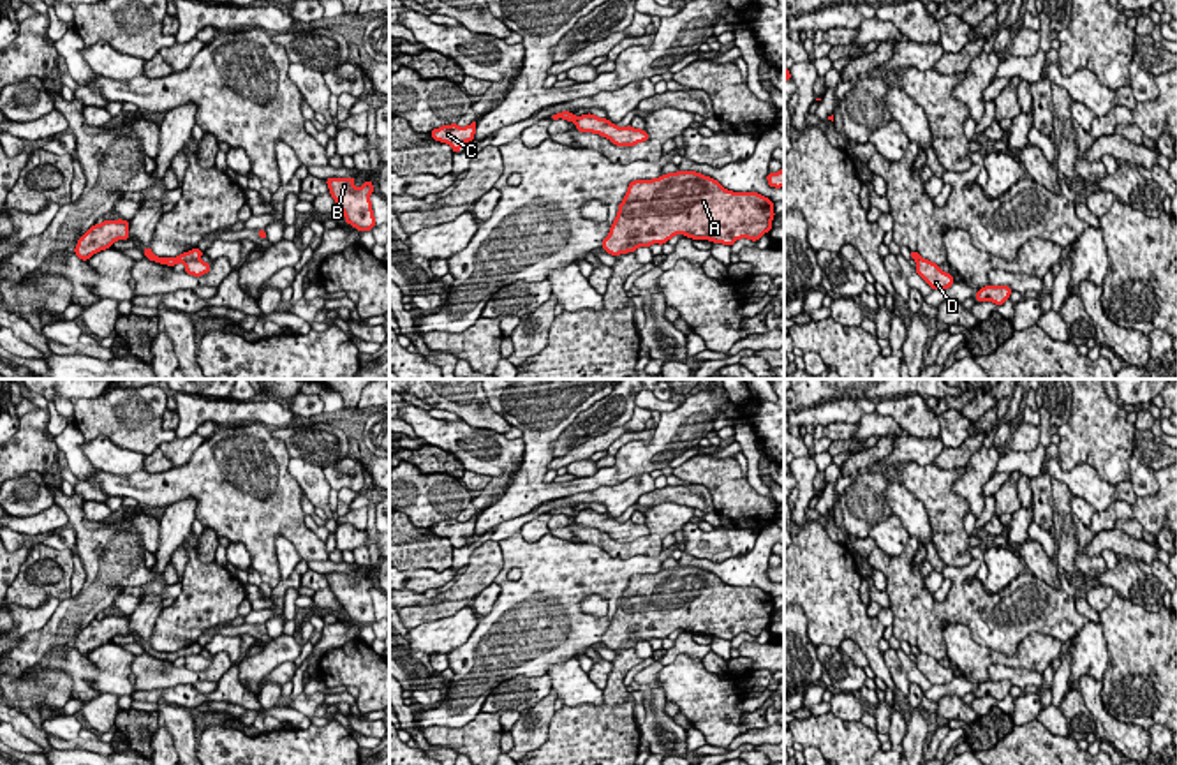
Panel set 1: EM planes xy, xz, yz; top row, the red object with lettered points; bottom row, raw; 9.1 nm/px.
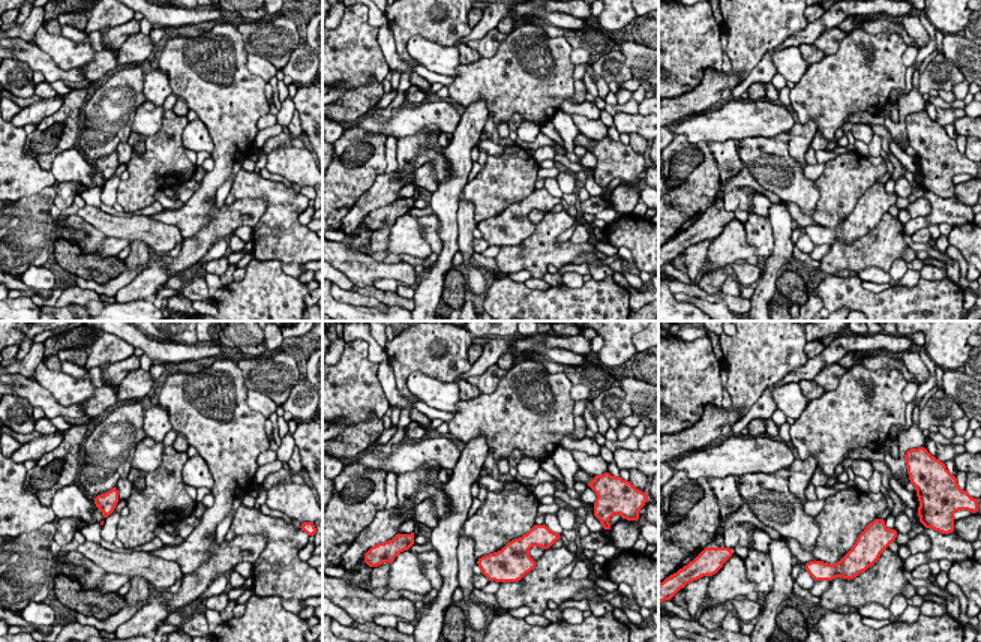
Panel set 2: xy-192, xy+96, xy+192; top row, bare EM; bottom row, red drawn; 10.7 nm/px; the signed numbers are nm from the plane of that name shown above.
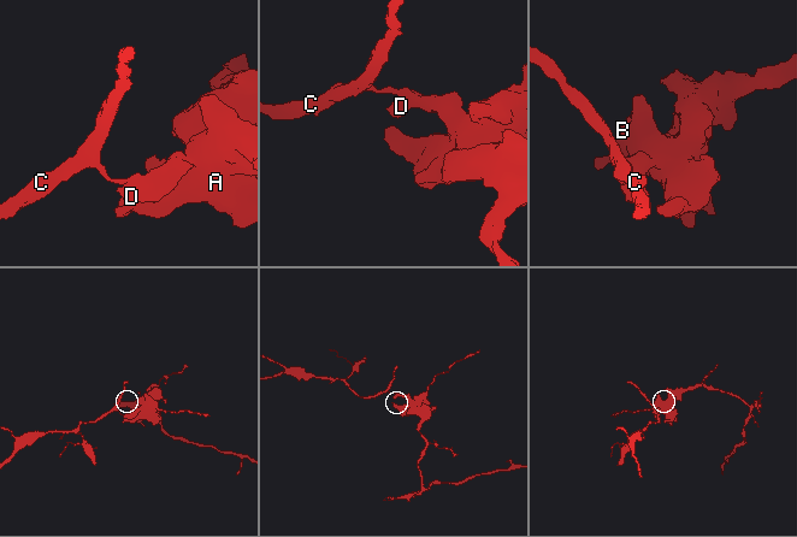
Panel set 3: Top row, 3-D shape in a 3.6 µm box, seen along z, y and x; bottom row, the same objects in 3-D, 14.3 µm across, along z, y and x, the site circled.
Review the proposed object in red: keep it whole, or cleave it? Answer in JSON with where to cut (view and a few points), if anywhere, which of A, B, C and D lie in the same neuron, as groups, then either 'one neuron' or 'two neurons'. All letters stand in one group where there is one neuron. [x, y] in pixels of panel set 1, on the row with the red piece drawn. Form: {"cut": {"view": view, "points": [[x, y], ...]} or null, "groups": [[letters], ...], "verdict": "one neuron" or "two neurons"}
{"cut": {"view": "xy", "points": [[198, 258], [184, 261]]}, "groups": [["A", "B", "D"], ["C"]], "verdict": "two neurons"}

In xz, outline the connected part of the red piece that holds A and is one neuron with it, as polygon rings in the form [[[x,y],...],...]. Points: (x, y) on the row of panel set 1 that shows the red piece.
[[[677,171],[629,183],[603,249],[606,254],[620,256],[638,247],[668,243],[675,234],[722,245],[733,245],[740,238],[758,241],[772,229],[774,217],[774,203],[758,192],[733,192],[701,173]]]

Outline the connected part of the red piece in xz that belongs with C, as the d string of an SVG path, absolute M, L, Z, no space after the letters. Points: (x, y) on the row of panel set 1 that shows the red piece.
M474 120L470 125L467 127L458 127L456 123L451 125L442 125L439 129L433 129L430 132L430 136L435 141L446 143L453 148L455 153L460 153L460 146L472 141L474 134L476 134L476 123L477 120Z

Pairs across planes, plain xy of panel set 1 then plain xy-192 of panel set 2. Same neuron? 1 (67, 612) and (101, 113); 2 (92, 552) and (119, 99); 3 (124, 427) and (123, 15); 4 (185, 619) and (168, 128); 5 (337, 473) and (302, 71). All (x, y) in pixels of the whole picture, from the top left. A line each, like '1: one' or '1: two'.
1: one
2: one
3: one
4: one
5: one

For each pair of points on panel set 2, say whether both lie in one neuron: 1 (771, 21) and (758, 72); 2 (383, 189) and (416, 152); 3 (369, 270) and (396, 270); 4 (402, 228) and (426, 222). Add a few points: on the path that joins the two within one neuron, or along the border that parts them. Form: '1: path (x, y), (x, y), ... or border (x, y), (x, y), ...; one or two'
1: border (791, 35), (770, 48), (740, 83); two
2: path (395, 182), (404, 180), (410, 164); one
3: path (375, 270), (390, 270); one
4: border (417, 218), (422, 236), (432, 252); two

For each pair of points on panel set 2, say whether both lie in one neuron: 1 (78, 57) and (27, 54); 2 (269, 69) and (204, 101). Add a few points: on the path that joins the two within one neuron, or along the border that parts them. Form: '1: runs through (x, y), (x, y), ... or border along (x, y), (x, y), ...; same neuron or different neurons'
1: border along (33, 44), (60, 68), (80, 68); different neurons
2: border along (246, 54), (246, 68), (266, 83); different neurons

